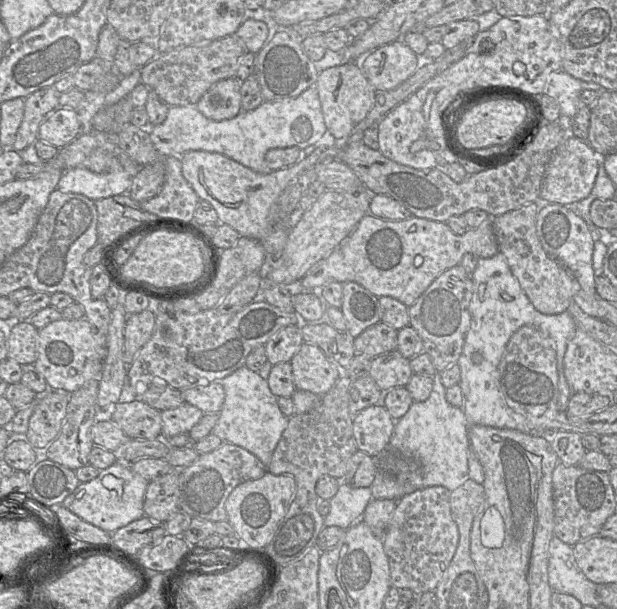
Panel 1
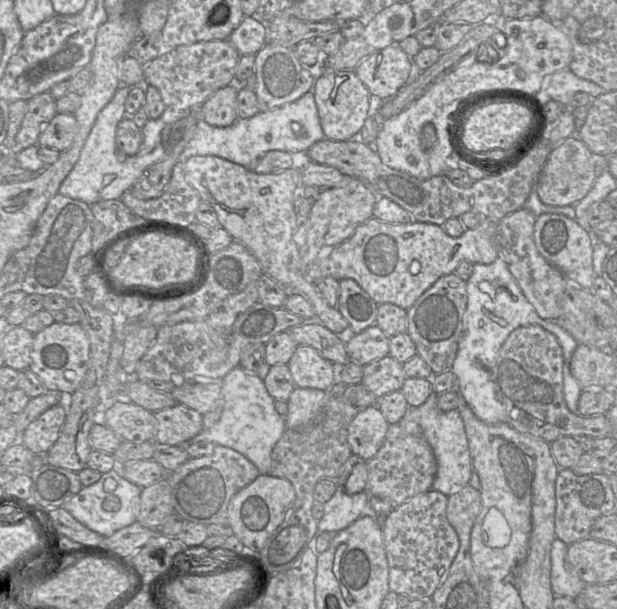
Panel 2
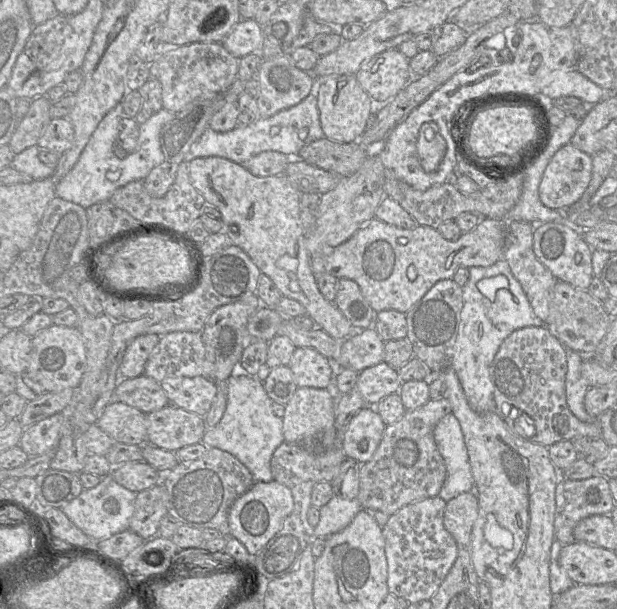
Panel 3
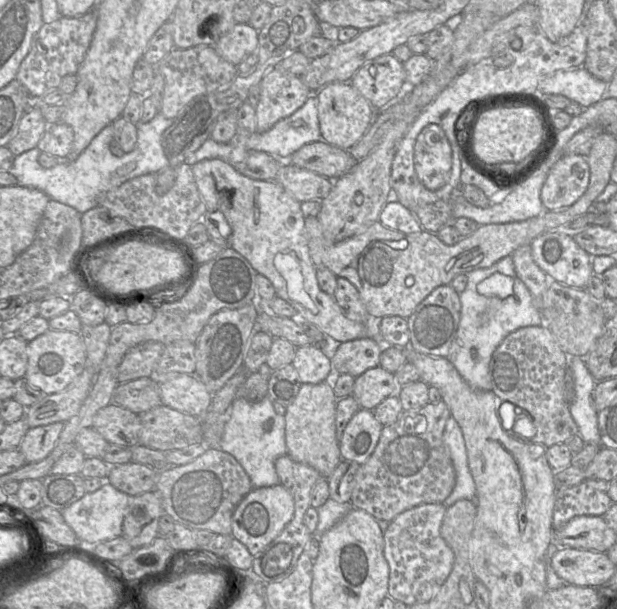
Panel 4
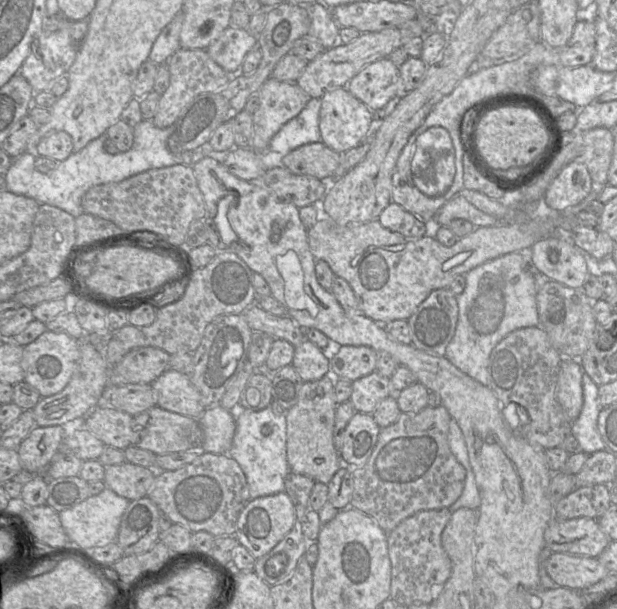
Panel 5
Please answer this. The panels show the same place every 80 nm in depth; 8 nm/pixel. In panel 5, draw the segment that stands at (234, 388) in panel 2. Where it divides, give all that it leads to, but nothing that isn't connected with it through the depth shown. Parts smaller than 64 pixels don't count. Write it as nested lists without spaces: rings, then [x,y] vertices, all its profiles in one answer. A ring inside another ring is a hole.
[[[238,404],[230,412],[236,420],[236,431],[227,454],[243,470],[250,499],[284,492],[285,478],[290,472],[286,452],[286,416],[274,413],[270,405],[262,410],[251,411]]]

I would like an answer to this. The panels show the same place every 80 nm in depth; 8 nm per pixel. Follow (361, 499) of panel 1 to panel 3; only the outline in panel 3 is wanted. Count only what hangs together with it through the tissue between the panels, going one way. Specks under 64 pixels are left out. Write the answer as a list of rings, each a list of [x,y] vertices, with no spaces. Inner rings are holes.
[[[334,495],[327,504],[320,507],[320,520],[317,526],[314,528],[314,536],[328,537],[342,531],[352,522],[357,513],[359,513],[362,509],[363,507],[357,498],[344,499],[338,495]]]

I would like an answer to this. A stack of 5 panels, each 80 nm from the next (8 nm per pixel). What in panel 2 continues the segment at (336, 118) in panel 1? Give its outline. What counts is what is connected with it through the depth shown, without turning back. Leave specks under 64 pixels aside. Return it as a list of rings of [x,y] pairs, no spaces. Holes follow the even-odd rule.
[[[325,70],[314,82],[314,98],[325,138],[334,141],[358,138],[368,117],[371,97],[355,70]]]

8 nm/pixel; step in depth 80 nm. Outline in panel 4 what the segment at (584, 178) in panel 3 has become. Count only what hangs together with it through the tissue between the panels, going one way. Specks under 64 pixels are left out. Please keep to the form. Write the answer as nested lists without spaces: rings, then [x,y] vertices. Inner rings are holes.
[[[563,155],[548,172],[541,189],[541,201],[549,211],[567,208],[586,192],[589,181],[587,157]]]

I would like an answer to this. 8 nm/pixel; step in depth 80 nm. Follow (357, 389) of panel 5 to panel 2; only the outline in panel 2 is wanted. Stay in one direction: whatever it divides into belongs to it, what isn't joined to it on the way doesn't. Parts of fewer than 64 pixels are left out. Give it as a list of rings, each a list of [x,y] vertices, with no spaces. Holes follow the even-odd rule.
[[[387,355],[363,367],[362,383],[380,399],[402,389],[407,376],[403,363]]]

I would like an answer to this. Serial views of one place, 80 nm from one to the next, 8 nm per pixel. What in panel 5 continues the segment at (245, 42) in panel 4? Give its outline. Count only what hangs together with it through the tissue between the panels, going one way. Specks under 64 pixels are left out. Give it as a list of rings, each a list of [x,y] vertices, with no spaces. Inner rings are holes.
[[[229,26],[206,51],[223,70],[234,75],[239,72],[245,56],[257,46],[258,39],[247,29]]]

